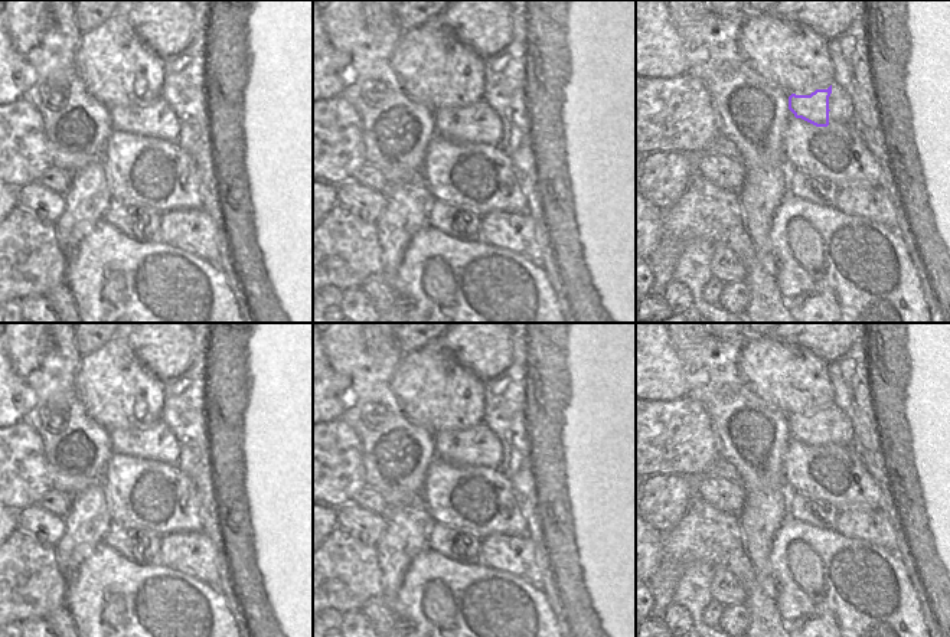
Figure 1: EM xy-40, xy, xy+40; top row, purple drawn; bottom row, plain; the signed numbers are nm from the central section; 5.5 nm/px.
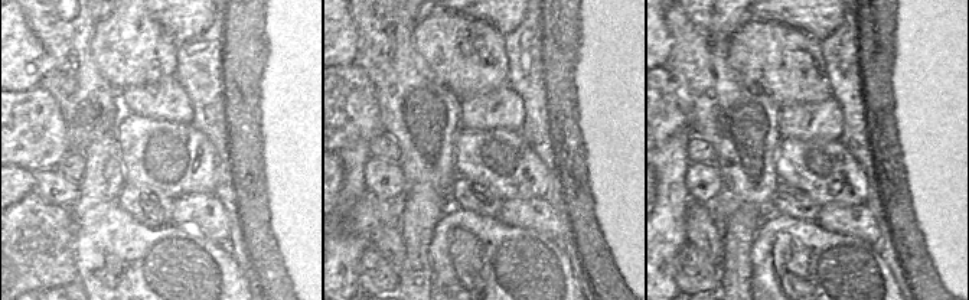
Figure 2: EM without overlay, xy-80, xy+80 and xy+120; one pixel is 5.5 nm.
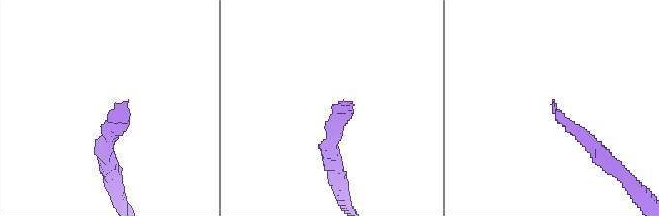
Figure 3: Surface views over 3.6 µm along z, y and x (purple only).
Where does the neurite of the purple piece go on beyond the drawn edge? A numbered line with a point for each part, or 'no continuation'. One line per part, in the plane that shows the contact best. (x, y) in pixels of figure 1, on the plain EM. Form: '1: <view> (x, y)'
1: xy+40 (797, 454)

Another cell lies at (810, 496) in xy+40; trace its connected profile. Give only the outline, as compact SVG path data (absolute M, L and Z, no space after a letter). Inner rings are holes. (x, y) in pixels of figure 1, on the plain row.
M783 467L780 497L787 517L827 533L855 536L853 507L829 470Z

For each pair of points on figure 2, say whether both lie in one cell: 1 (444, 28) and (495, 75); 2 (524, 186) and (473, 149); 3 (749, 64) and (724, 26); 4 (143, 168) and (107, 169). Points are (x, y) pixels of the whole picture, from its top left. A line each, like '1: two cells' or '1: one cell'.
1: one cell
2: one cell
3: two cells
4: two cells

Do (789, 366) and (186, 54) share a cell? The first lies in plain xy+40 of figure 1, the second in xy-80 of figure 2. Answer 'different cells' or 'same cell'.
different cells

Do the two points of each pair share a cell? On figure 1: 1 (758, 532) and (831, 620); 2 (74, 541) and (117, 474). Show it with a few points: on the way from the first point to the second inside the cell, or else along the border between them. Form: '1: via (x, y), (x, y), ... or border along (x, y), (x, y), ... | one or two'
1: border along (767, 558), (766, 564), (754, 574) | two
2: border along (101, 482), (101, 490), (111, 520) | two

